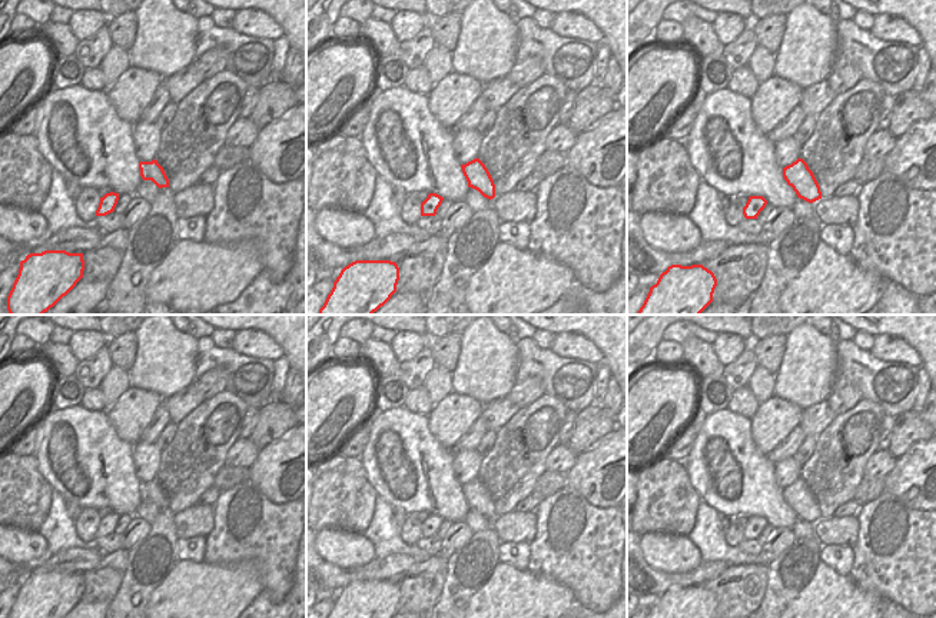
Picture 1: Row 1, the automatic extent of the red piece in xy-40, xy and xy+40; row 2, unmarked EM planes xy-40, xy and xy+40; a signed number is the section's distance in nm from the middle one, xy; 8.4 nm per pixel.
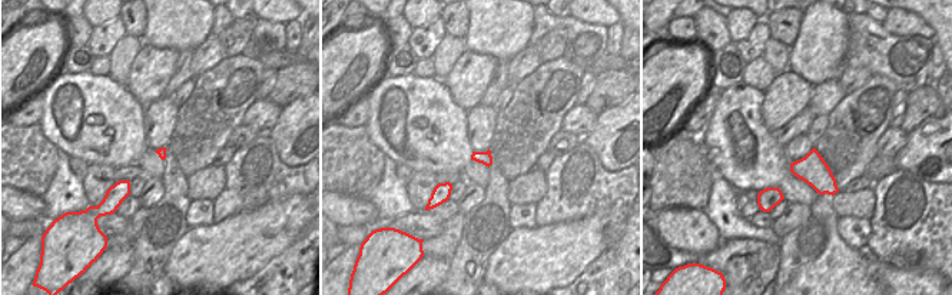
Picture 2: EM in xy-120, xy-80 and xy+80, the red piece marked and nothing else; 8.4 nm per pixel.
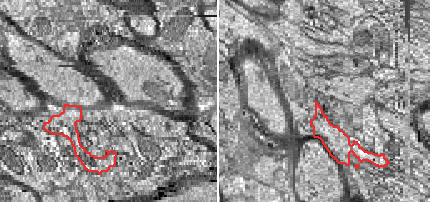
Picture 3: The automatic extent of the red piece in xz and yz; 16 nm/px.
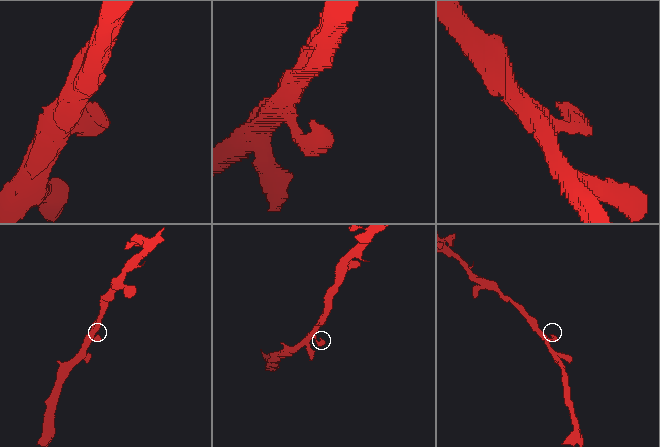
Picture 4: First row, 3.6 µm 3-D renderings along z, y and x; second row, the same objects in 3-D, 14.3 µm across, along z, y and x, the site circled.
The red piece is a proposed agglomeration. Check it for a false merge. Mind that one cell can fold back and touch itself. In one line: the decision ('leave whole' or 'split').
leave whole

